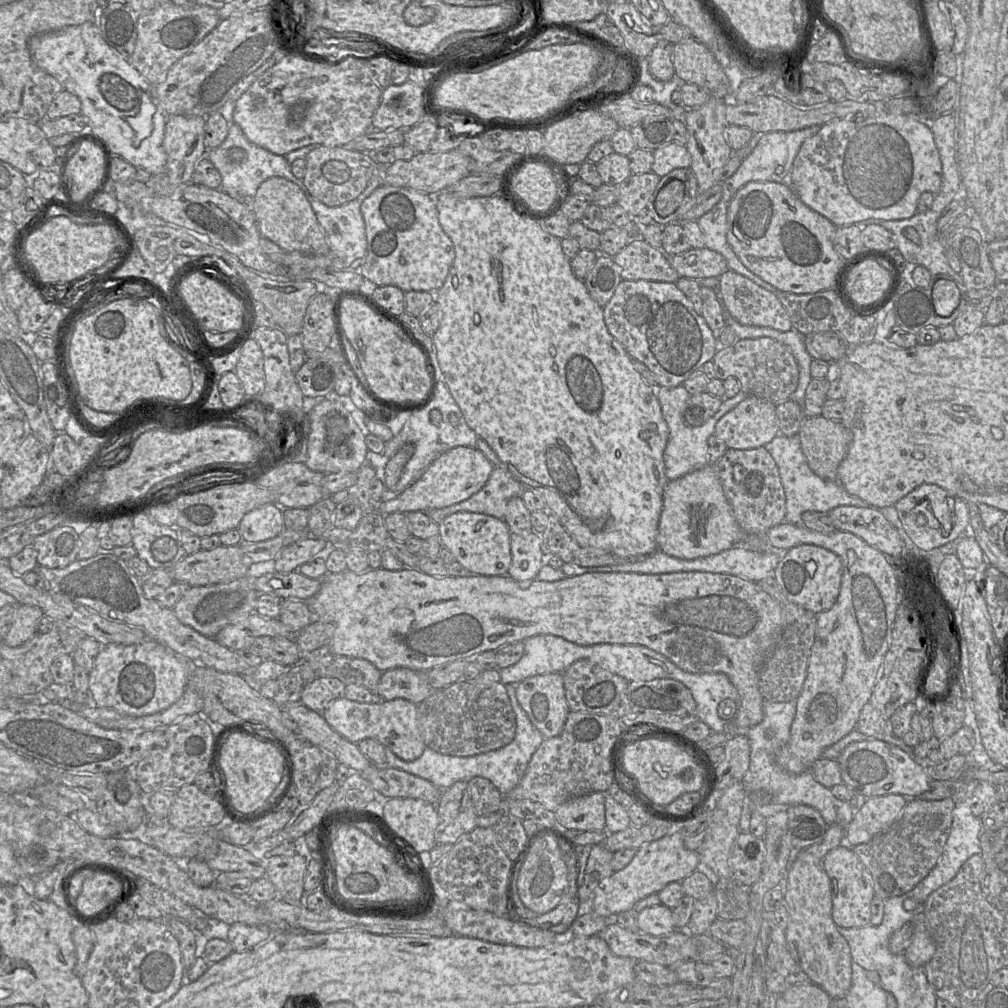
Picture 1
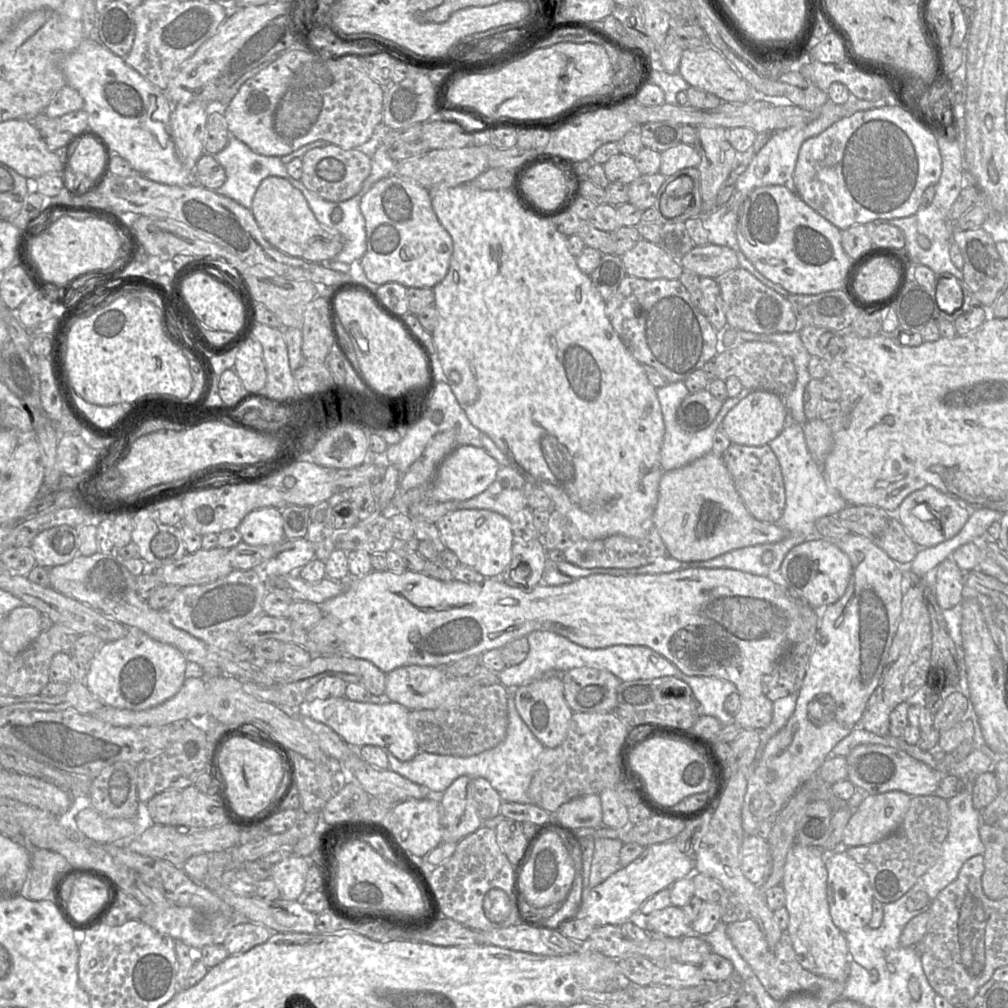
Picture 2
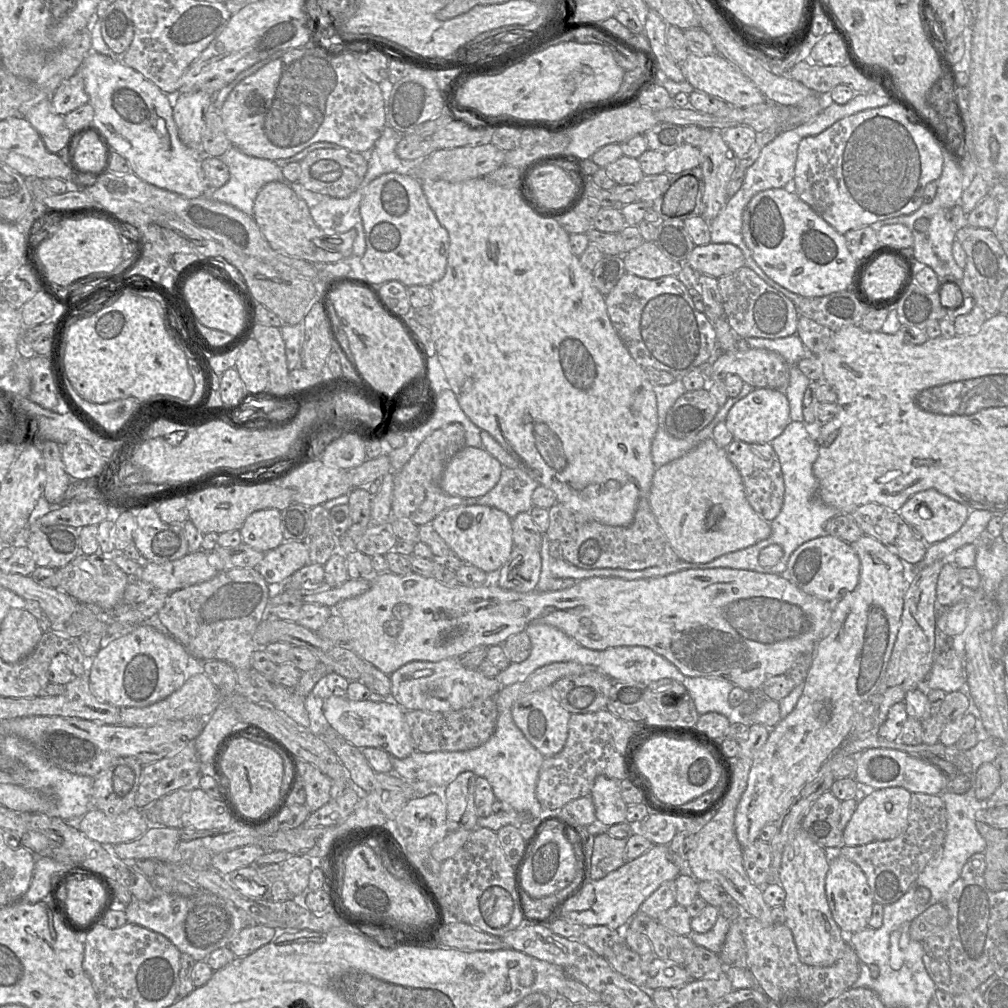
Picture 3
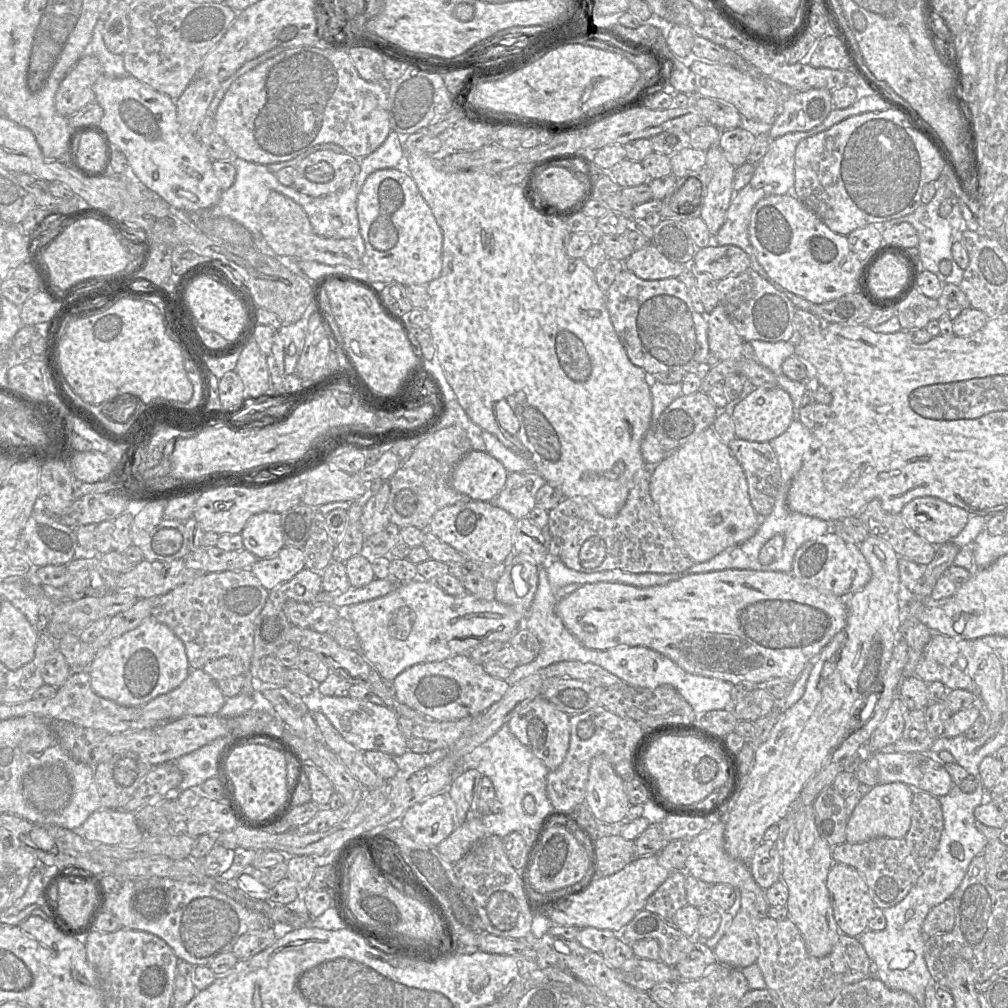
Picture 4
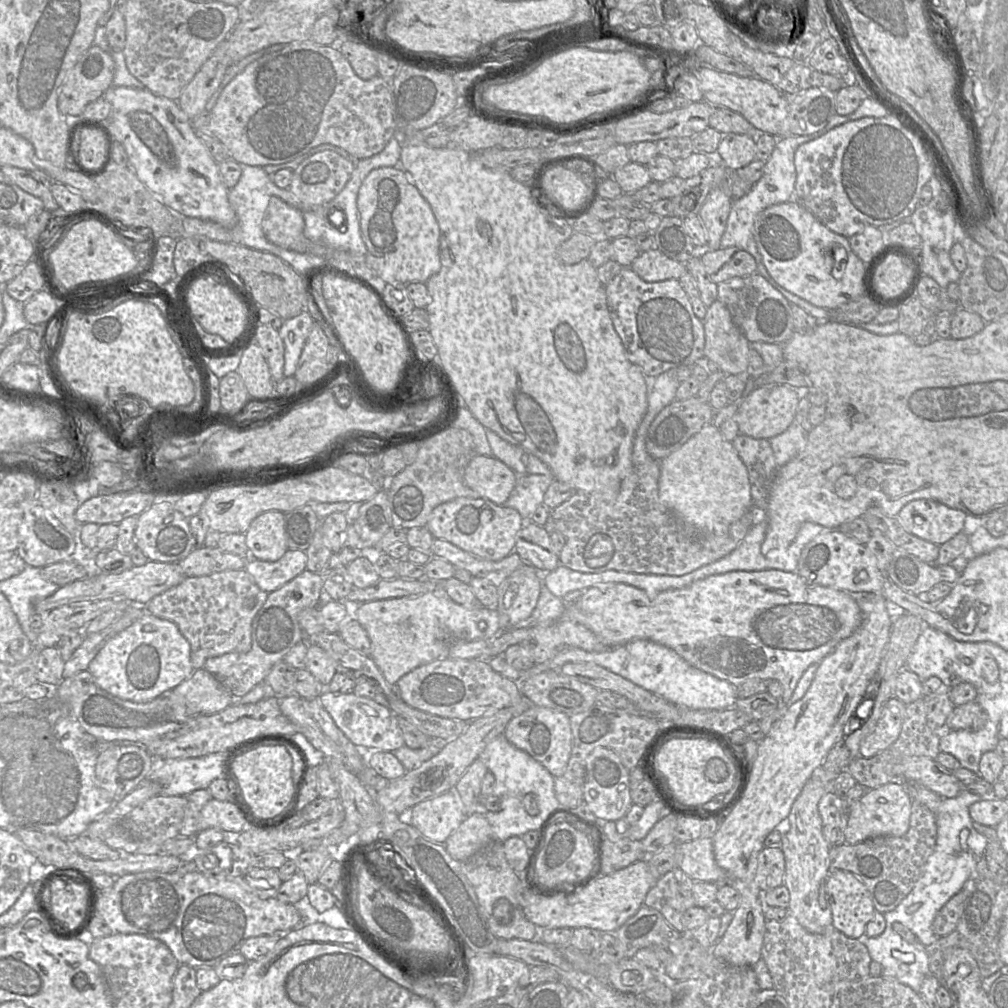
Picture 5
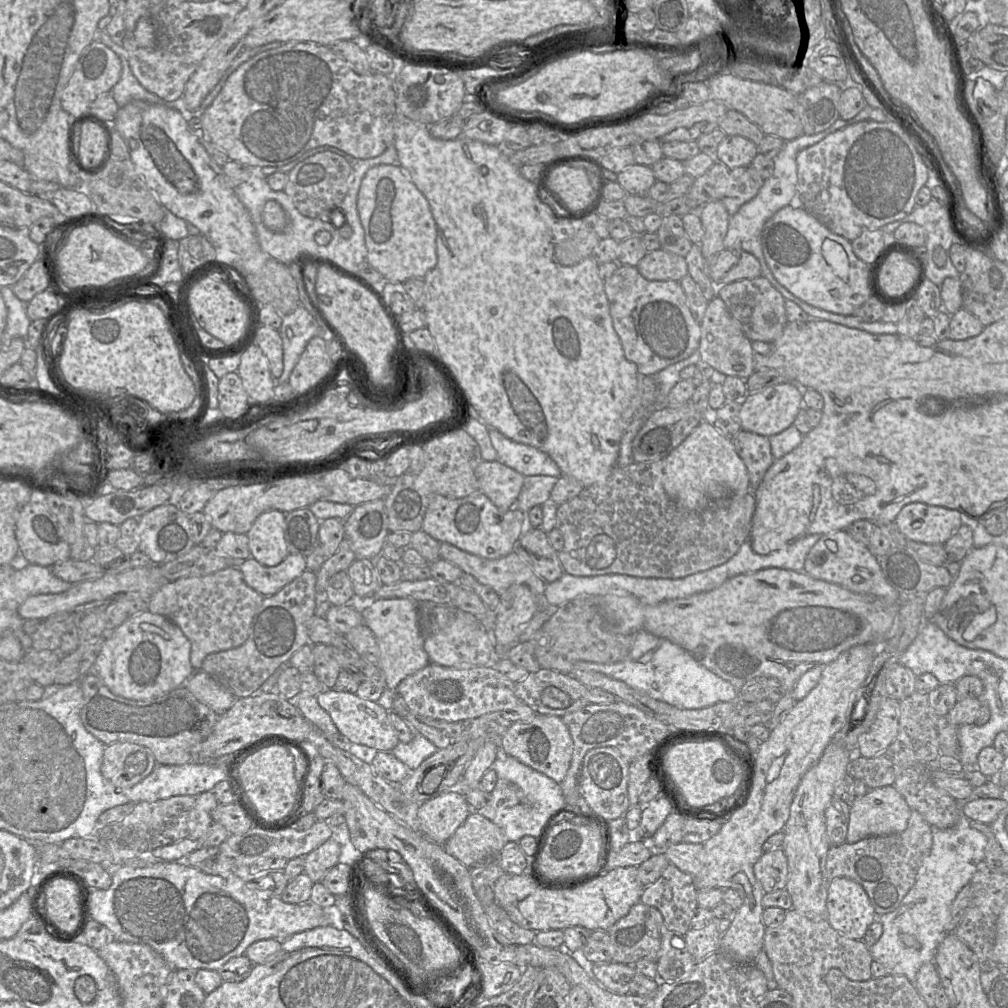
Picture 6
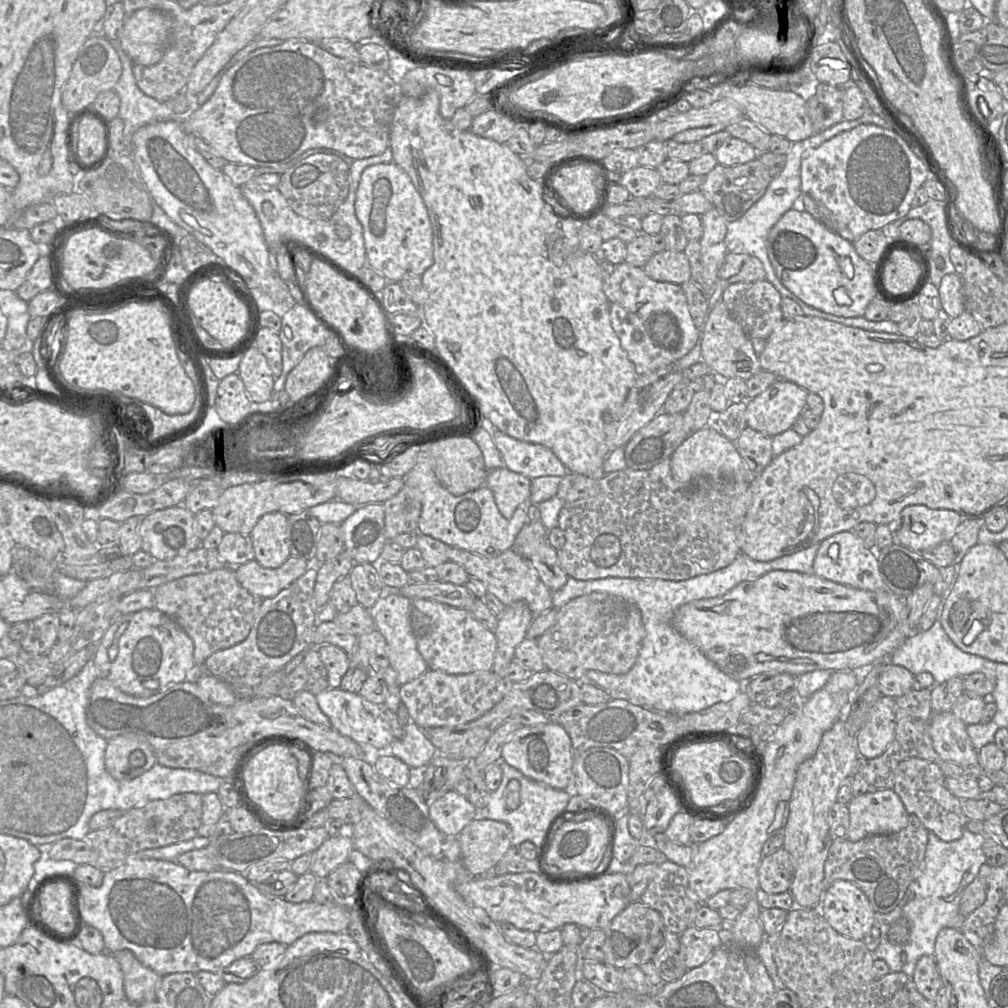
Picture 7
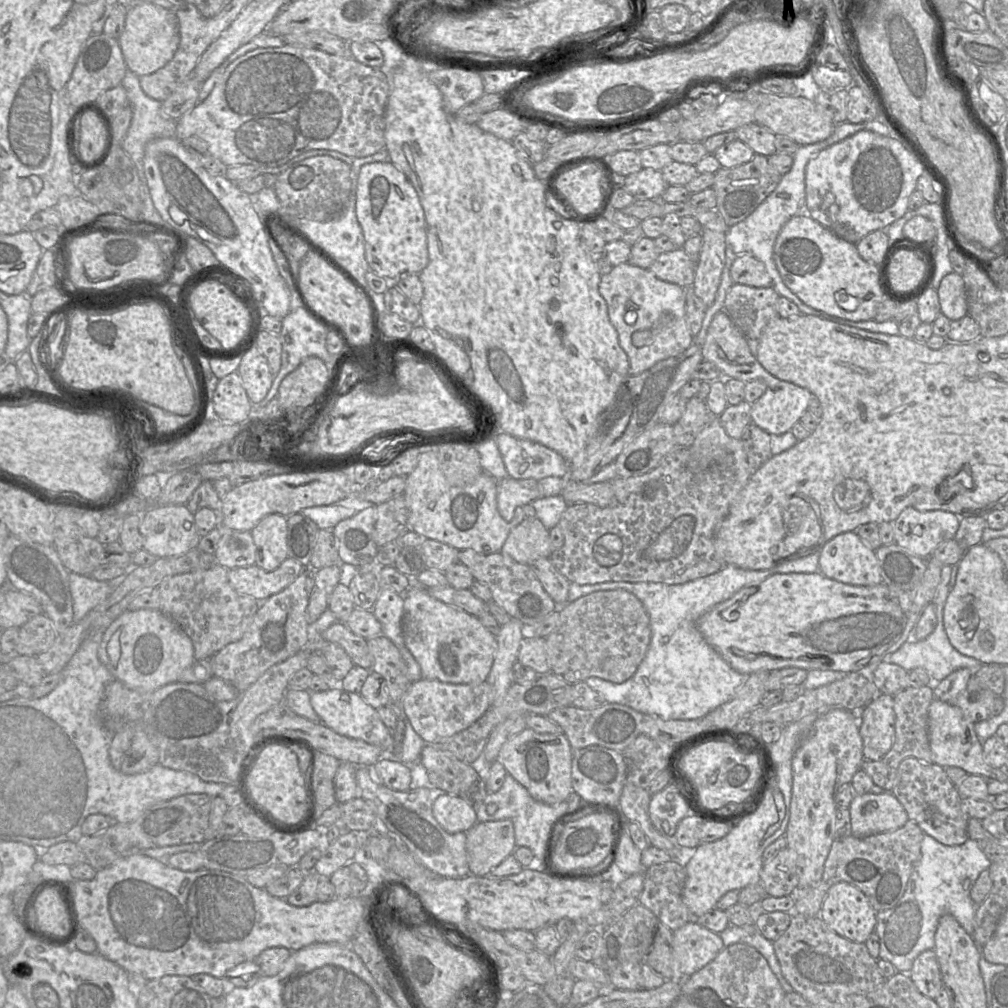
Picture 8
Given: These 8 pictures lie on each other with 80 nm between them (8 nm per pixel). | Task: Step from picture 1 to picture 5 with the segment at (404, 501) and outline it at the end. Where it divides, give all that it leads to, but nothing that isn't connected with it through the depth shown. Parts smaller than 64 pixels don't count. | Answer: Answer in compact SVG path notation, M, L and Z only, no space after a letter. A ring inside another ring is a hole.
M476 454L464 472L464 482L481 497L504 505L515 487L517 474L494 455Z

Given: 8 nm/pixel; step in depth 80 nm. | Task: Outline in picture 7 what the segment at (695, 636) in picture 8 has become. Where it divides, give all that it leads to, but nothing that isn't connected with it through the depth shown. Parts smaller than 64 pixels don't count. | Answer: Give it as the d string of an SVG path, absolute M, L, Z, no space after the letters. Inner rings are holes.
M815 543L800 551L766 562L754 560L740 552L734 561L724 568L680 581L618 577L577 580L569 577L561 589L552 592L552 609L558 610L570 600L592 592L606 592L634 603L641 612L645 628L645 637L635 664L623 675L588 670L586 681L591 681L604 689L612 699L627 700L646 709L675 715L699 712L718 702L733 699L743 690L743 683L721 671L674 628L672 621L676 611L694 600L722 596L739 583L756 580L772 570L813 573L813 562L819 546L820 543Z

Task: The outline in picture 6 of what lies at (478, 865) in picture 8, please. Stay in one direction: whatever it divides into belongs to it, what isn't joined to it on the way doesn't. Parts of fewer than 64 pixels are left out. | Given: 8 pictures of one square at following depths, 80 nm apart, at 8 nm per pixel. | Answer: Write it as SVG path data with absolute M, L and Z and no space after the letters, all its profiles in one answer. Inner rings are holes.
M472 810L443 846L463 865L472 868L495 858L507 842L499 826Z

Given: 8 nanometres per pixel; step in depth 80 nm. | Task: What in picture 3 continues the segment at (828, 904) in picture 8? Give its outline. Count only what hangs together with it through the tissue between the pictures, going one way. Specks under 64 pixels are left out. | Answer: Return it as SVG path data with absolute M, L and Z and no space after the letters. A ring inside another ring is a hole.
M831 853L825 890L832 917L845 935L851 935L868 927L875 901L867 878L857 864Z

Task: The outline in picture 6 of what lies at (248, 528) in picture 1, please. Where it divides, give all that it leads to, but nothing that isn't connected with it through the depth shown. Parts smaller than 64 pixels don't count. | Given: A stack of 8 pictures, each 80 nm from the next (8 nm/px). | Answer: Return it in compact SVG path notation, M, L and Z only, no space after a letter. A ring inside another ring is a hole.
M262 513L246 534L250 555L264 566L276 566L289 554L285 541L285 513Z

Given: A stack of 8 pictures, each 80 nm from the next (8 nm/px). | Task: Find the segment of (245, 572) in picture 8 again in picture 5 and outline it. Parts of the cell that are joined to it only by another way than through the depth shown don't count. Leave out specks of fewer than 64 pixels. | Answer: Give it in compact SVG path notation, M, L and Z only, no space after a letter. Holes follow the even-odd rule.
M288 549L279 560L274 562L250 557L244 569L261 590L270 593L303 572L306 563L305 551Z

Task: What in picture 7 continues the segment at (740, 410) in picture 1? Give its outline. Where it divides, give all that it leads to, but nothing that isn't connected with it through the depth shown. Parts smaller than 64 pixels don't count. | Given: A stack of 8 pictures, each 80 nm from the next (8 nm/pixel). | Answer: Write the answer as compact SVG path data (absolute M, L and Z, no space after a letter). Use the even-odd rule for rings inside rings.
M778 379L765 391L747 399L747 426L770 437L790 429L807 408L808 391L793 382Z

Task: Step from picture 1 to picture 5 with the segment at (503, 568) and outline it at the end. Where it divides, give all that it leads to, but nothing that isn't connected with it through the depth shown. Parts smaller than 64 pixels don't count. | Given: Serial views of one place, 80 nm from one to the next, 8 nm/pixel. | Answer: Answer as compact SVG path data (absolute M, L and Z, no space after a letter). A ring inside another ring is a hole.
M458 497L432 511L426 528L434 538L446 540L479 558L499 561L514 551L523 517L514 508L498 505L487 498Z

